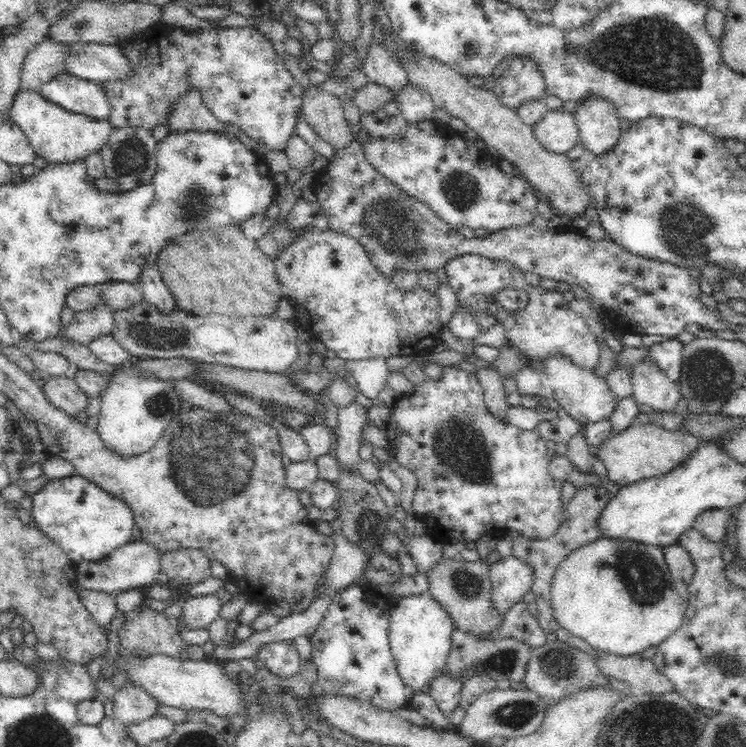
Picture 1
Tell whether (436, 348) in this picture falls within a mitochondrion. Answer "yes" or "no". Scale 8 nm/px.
no

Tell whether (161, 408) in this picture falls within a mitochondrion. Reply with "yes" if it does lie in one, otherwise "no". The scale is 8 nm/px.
yes

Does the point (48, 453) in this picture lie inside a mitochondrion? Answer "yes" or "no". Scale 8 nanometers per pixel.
no

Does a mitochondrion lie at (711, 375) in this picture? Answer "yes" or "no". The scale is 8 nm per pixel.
yes

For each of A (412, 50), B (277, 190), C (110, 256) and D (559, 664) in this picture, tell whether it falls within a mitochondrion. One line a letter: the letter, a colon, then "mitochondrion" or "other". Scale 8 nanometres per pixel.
A: other
B: other
C: other
D: mitochondrion

